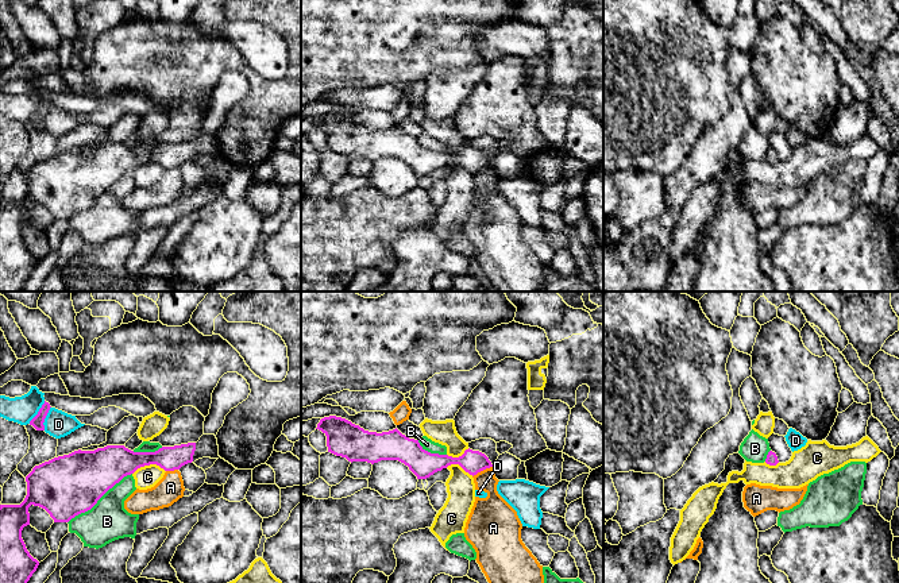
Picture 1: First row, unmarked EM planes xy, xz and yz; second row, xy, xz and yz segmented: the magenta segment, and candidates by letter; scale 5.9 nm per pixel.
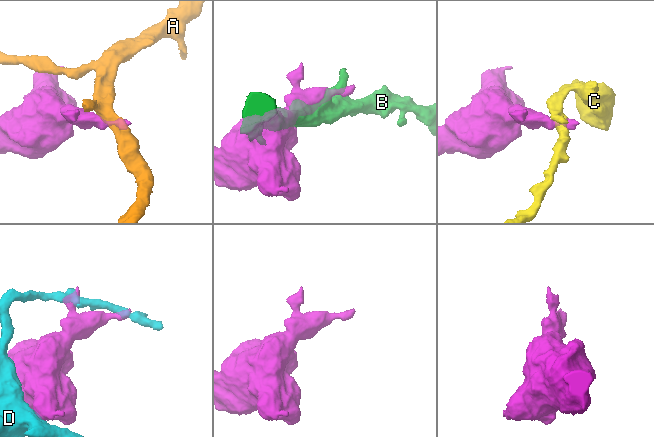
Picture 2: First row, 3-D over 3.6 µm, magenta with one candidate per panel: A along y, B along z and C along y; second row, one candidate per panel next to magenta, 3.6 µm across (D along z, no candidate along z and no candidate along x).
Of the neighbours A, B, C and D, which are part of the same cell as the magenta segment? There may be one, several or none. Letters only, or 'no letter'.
no letter

